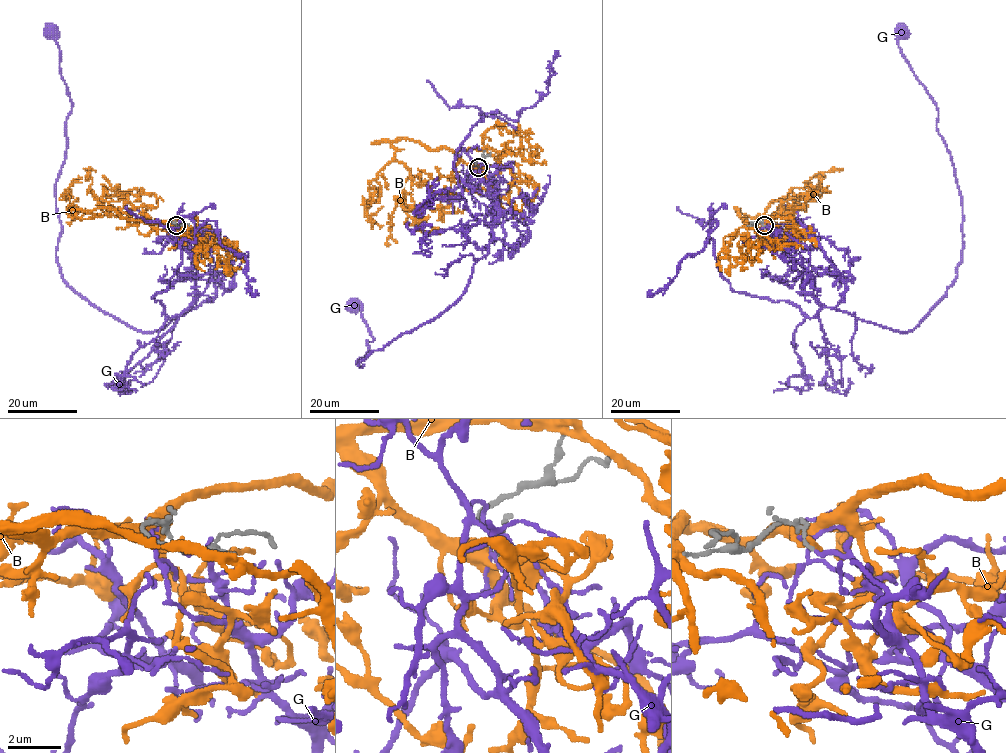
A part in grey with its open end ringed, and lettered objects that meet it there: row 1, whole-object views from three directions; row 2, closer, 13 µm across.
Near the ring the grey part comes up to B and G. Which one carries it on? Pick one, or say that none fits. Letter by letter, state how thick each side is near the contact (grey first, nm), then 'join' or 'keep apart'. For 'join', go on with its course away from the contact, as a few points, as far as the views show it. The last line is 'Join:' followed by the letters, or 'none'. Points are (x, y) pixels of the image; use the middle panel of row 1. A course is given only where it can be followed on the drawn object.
B: calibres 90 and 220 nm; keep apart
G: calibres 90 and 80 nm; join; course (478, 168), (495, 187), (499, 218), (466, 291), (363, 366), (373, 339), (352, 302)
Join: G

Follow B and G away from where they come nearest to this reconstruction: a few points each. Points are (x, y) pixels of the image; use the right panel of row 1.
B: (763, 224), (746, 222), (735, 208), (755, 217), (778, 199), (810, 192), (825, 172), (843, 170)
G: (764, 225), (800, 287), (861, 320), (908, 331), (946, 293), (962, 257), (961, 193), (898, 31)

